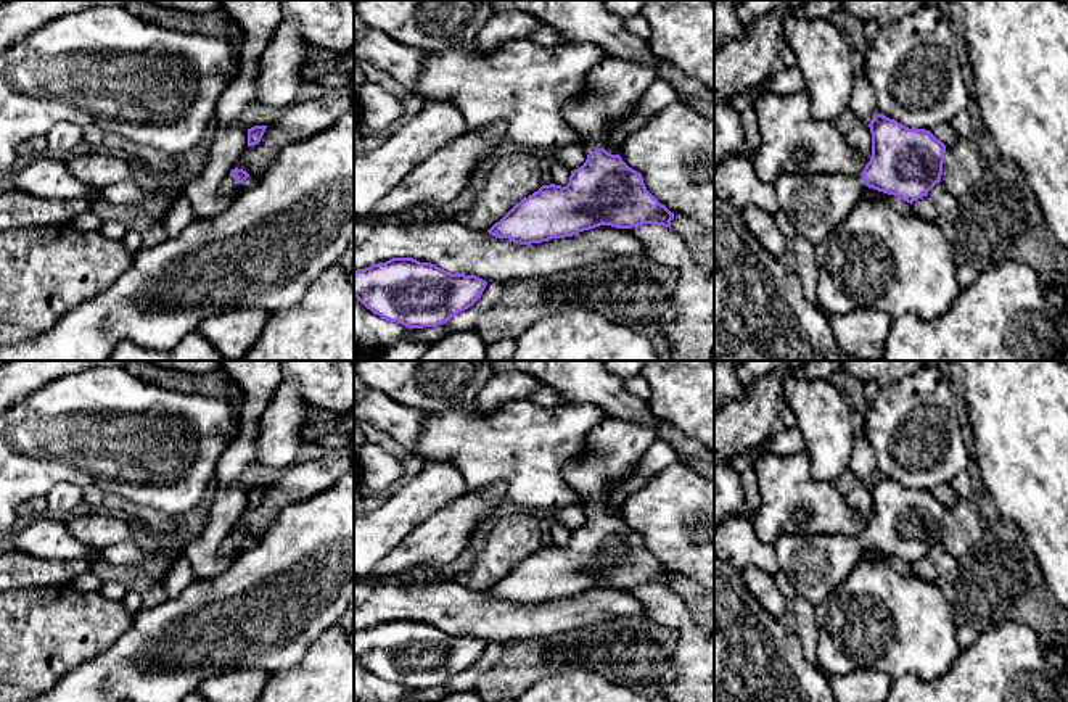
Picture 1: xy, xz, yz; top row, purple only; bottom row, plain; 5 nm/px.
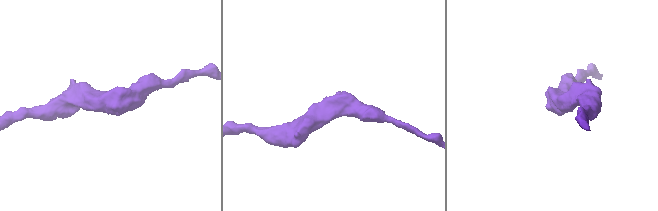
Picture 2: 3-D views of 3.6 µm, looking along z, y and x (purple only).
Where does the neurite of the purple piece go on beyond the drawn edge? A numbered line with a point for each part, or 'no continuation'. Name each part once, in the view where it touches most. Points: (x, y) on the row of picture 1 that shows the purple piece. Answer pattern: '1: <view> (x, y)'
1: xz (613, 86)

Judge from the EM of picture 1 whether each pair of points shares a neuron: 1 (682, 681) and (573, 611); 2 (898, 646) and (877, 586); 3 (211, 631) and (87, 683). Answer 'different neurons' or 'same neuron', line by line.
1: different neurons
2: same neuron
3: same neuron

